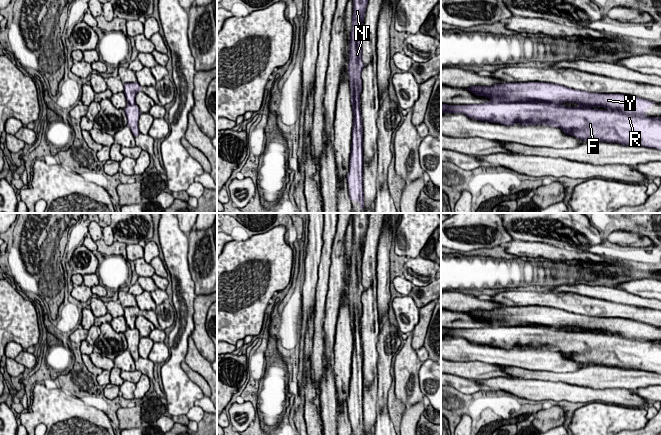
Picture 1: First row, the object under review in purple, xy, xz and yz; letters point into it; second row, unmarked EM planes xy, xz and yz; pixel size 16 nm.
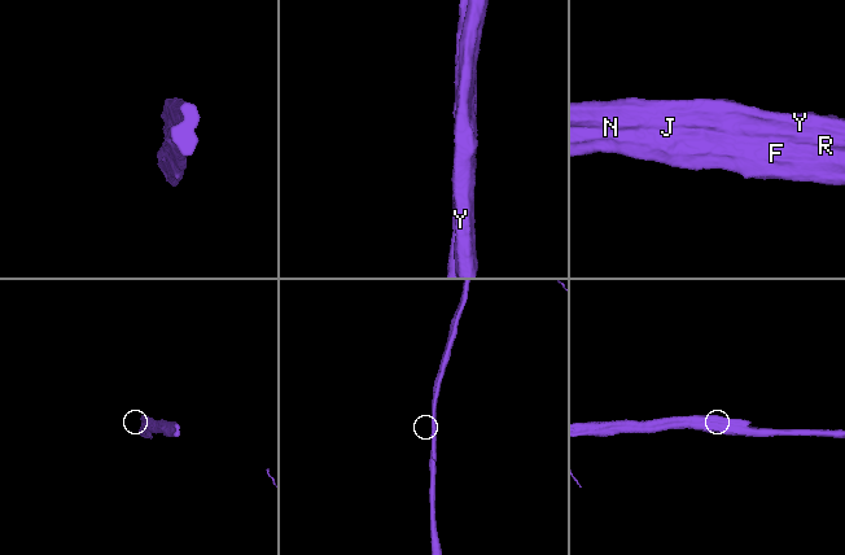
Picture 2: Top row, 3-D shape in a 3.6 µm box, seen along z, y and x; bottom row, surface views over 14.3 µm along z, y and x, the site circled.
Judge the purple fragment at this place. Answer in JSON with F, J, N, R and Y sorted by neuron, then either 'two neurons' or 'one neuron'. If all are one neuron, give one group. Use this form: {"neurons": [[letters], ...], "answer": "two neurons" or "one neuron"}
{"neurons": [["F", "N", "R"], ["J", "Y"]], "answer": "two neurons"}

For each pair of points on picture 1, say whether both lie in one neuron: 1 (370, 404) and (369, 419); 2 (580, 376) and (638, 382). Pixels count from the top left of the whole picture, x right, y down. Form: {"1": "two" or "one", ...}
{"1": "one", "2": "one"}

